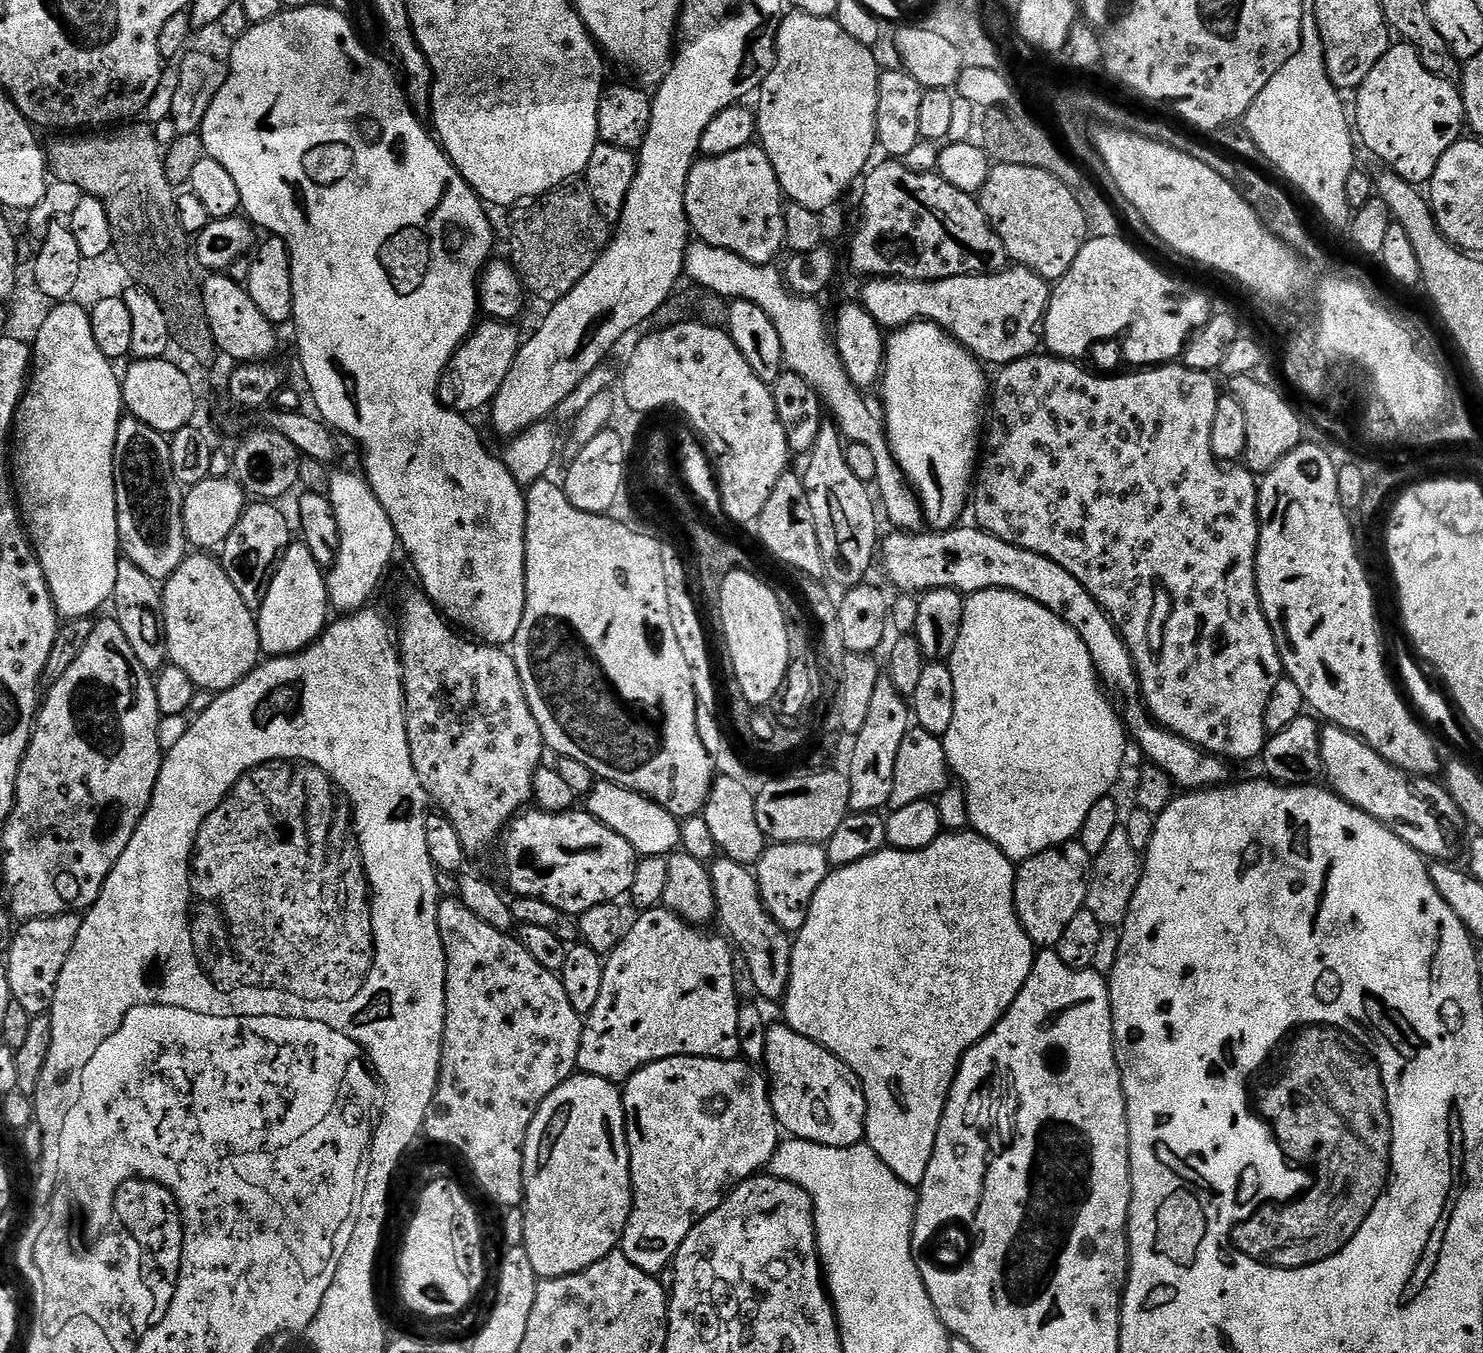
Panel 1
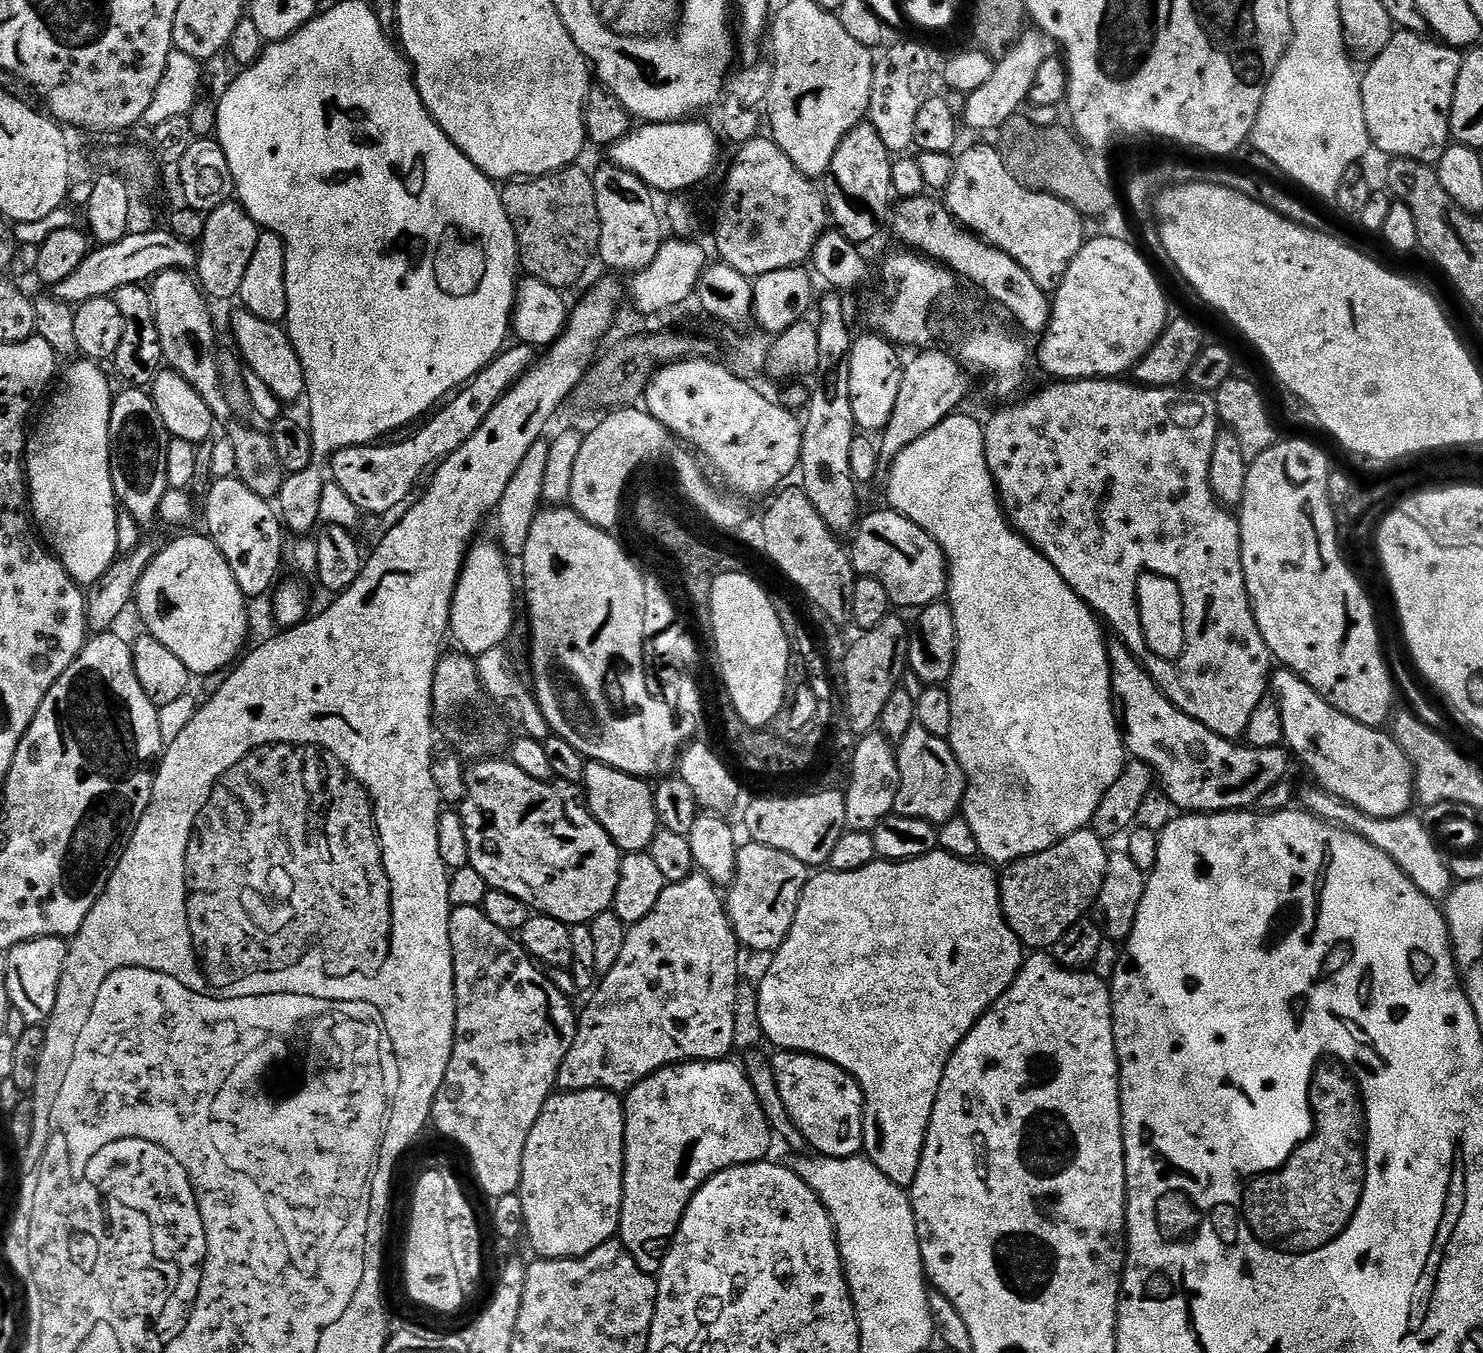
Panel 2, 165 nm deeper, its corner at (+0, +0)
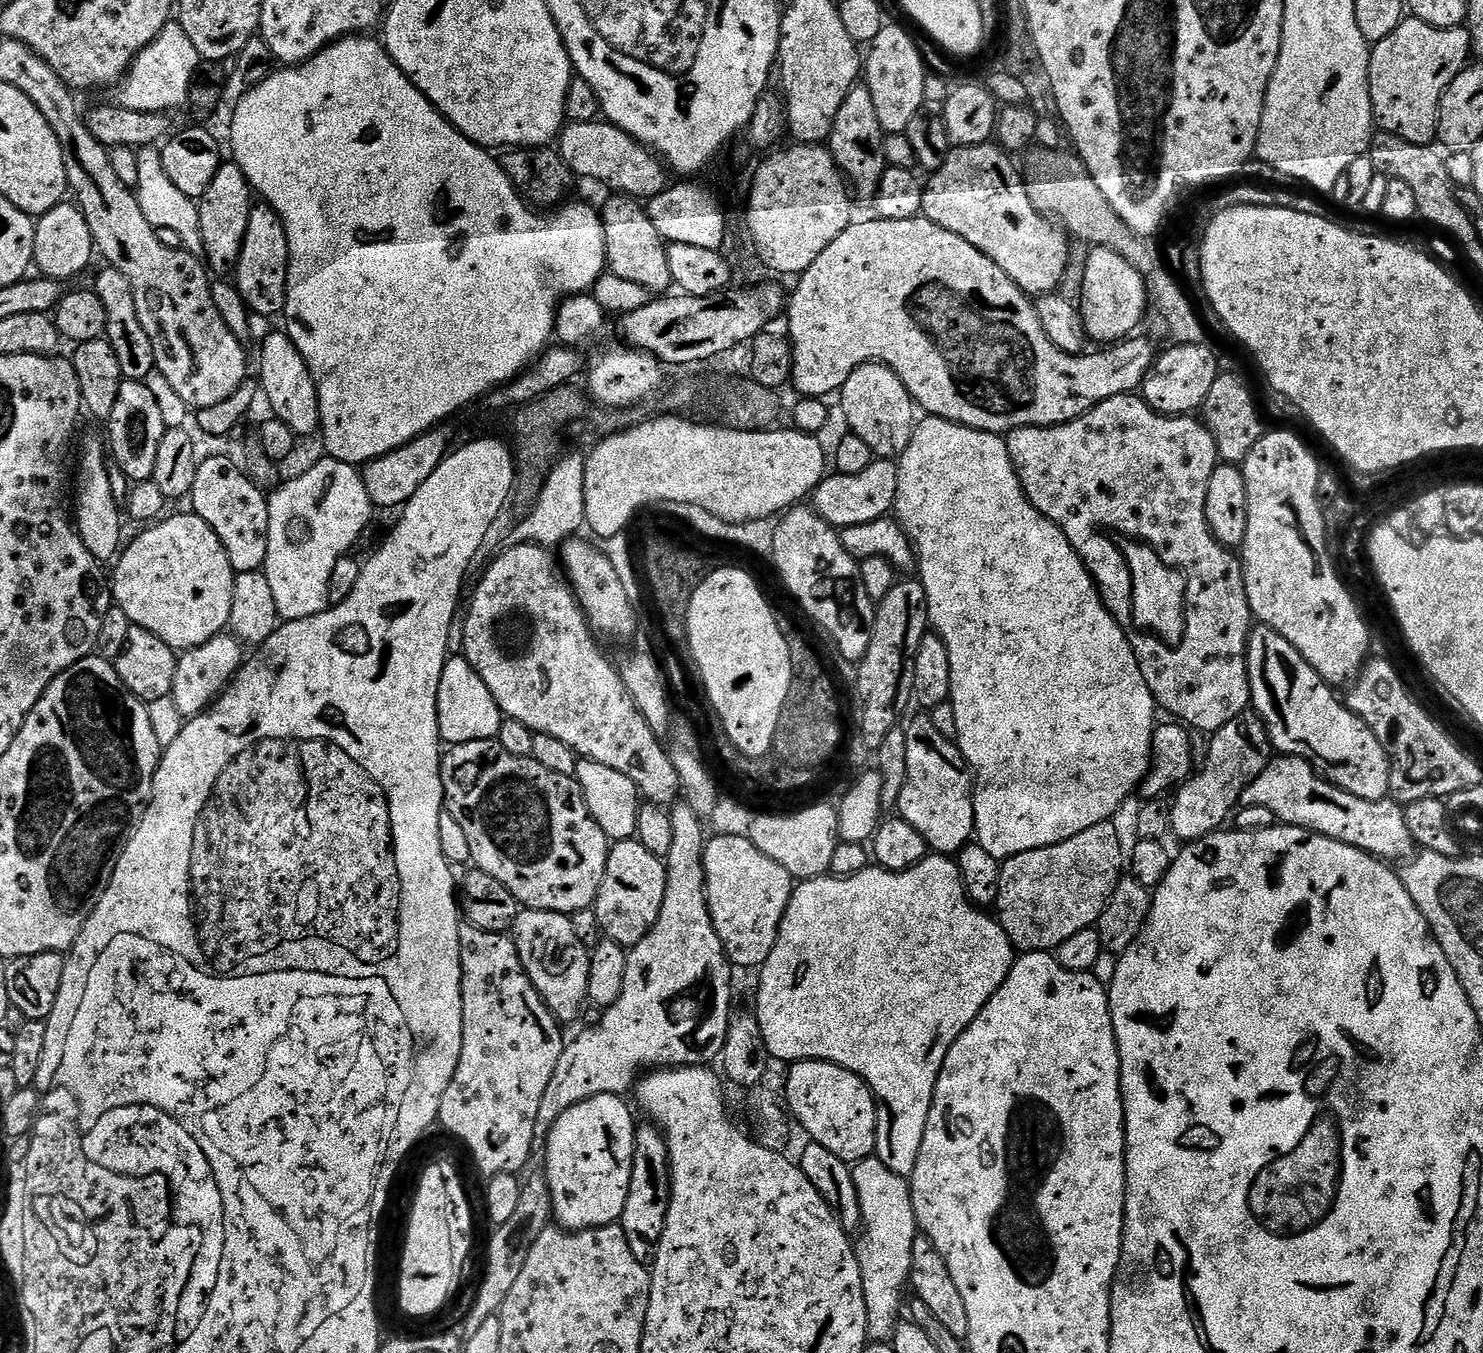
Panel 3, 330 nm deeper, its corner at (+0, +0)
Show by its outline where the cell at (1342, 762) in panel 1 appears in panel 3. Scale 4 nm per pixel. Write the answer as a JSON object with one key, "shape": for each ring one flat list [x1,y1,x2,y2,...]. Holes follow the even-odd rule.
{"shape":[[1263,626,1253,627,1248,635,1248,677,1252,691,1251,707,1262,718,1266,730,1272,739,1272,747,1277,753,1285,756,1297,756,1307,760,1325,780,1334,786,1367,800,1383,800,1389,795,1390,762,1388,751,1378,742,1378,738,1348,709,1347,703,1335,696,1333,689,1302,658,1282,634]]}

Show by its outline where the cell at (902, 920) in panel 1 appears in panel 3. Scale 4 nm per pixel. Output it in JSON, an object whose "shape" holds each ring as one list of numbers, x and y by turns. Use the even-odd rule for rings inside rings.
{"shape":[[930,854,921,864,907,868,904,872,891,872,879,866,869,866,862,874,854,874,850,878,840,878,831,874,817,876,814,880,797,883,792,889,792,897,786,906,786,914,780,923,778,939,774,942,774,950,770,950,770,958,759,969,760,989,756,992,754,1013,766,1042,766,1050,773,1061,788,1060,825,1060,831,1064,842,1066,854,1074,863,1076,868,1081,868,1089,876,1095,876,1151,875,1159,881,1160,894,1174,911,1177,914,1166,918,1162,918,1150,922,1150,922,1134,926,1134,926,1118,930,1118,930,1106,934,1102,934,1090,940,1077,942,1066,946,1062,946,1054,950,1054,950,1046,958,1042,958,1038,978,1018,982,1006,994,998,998,986,1006,982,1012,964,1016,961,1014,951,1006,930,1002,930,1000,921,995,915,986,913,968,899,964,889,959,863,944,854]]}

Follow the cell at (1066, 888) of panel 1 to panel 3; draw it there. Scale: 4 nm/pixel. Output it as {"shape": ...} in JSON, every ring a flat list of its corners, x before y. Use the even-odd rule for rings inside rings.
{"shape":[[1114,825,1090,826,1066,842,1026,850,1001,863,994,915,1017,953,1055,953,1066,938,1100,921,1102,910,1126,872,1126,852,1120,849,1120,832]]}

